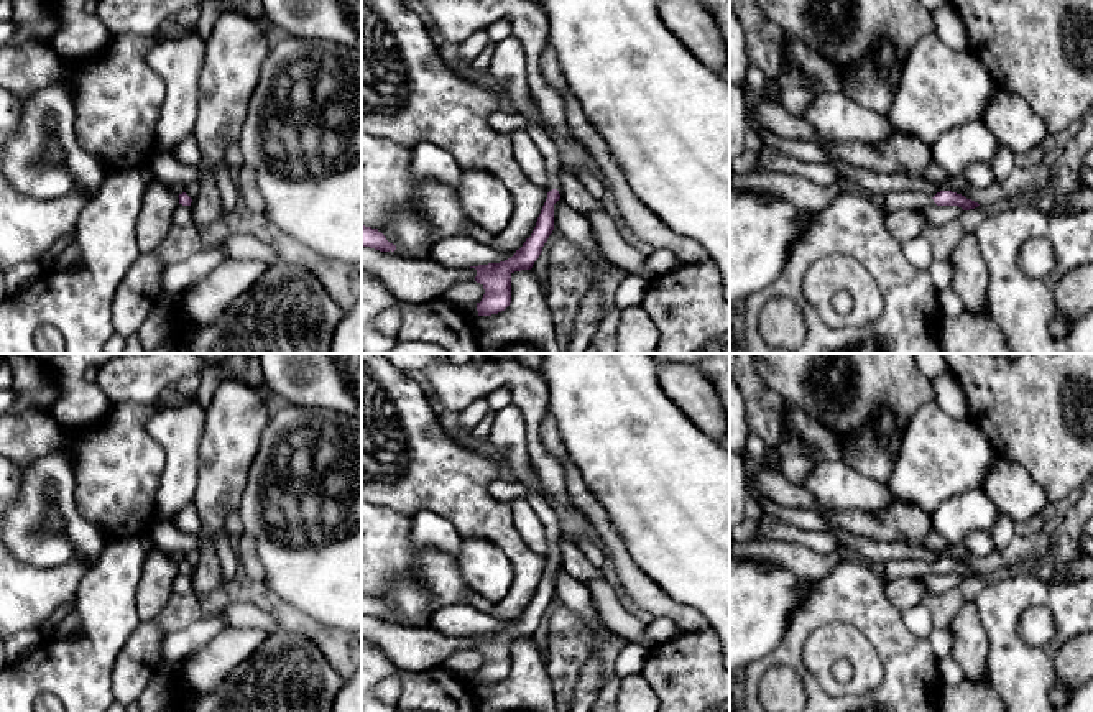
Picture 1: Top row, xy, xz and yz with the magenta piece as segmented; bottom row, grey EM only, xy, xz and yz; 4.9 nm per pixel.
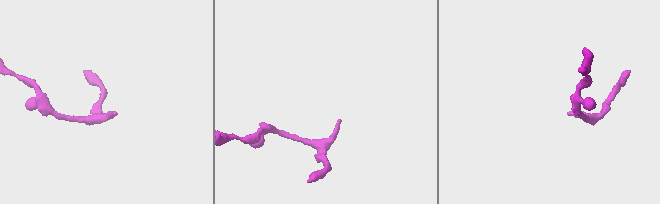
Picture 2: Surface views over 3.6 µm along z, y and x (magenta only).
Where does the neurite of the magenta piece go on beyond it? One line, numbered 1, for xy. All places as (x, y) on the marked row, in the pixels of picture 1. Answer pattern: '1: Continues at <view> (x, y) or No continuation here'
1: No continuation here

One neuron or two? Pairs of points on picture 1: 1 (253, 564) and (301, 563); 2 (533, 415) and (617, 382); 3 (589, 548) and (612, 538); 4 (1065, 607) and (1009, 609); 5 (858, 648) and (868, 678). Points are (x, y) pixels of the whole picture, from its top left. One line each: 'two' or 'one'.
1: two
2: two
3: two
4: one
5: one

